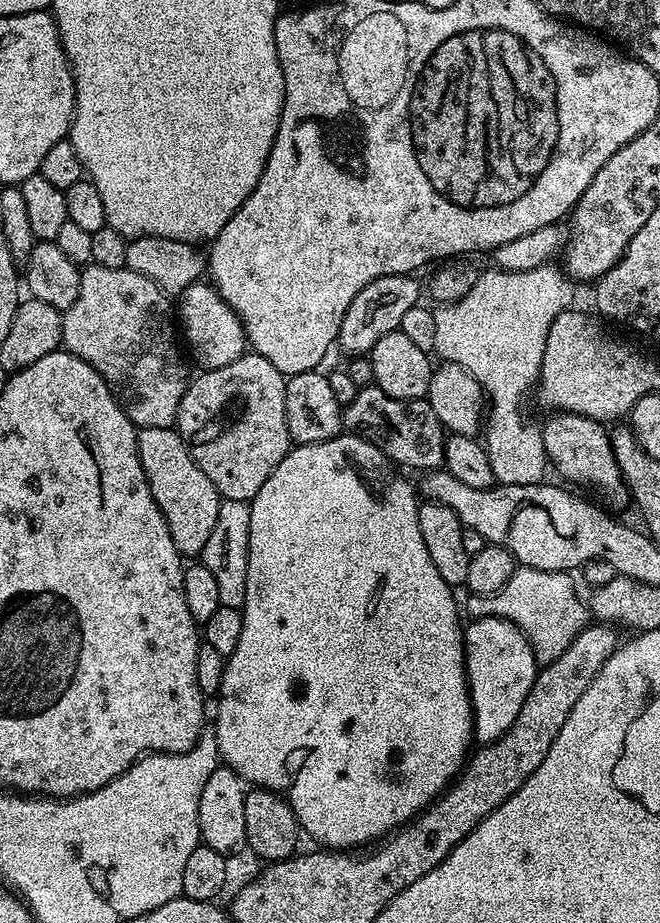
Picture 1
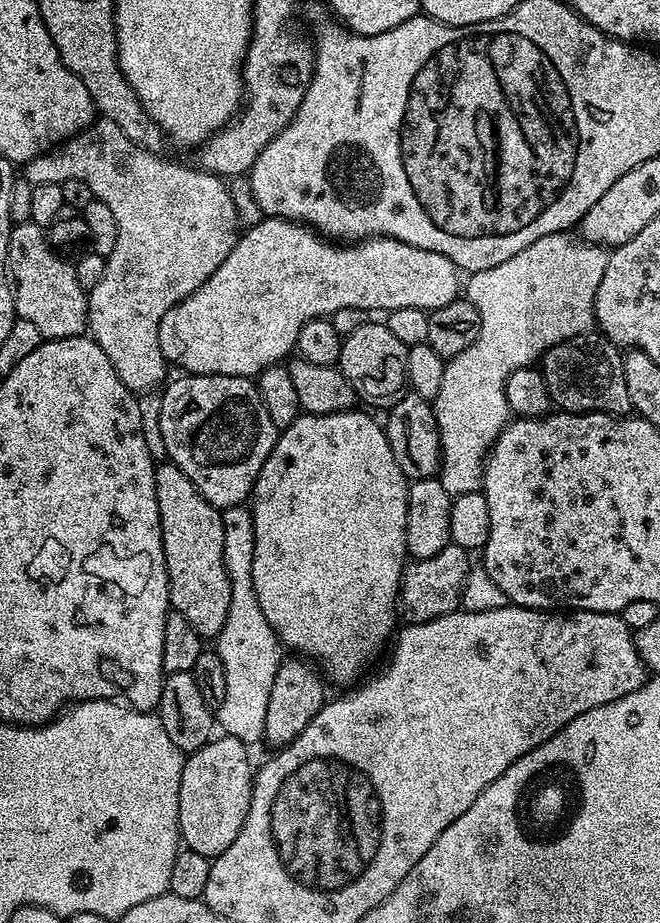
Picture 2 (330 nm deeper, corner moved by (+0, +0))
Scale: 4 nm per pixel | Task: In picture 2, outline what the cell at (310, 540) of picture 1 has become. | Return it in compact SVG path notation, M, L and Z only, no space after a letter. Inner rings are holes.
M349 410L317 416L311 414L297 416L296 421L290 427L283 429L277 435L274 450L270 450L270 458L266 458L250 497L250 507L254 518L252 577L254 578L254 594L258 594L258 606L262 606L262 614L266 614L266 622L270 622L270 626L275 630L277 638L280 639L285 649L293 648L296 651L293 653L315 662L319 671L331 683L333 680L336 684L348 684L344 686L355 685L361 679L360 671L380 651L381 653L385 651L397 627L400 579L404 576L406 561L409 559L406 546L406 510L408 509L410 481L402 474L398 462L394 462L394 450L390 450L390 442L386 438L381 421L379 419L376 421L374 417L367 416L366 413L360 411Z

